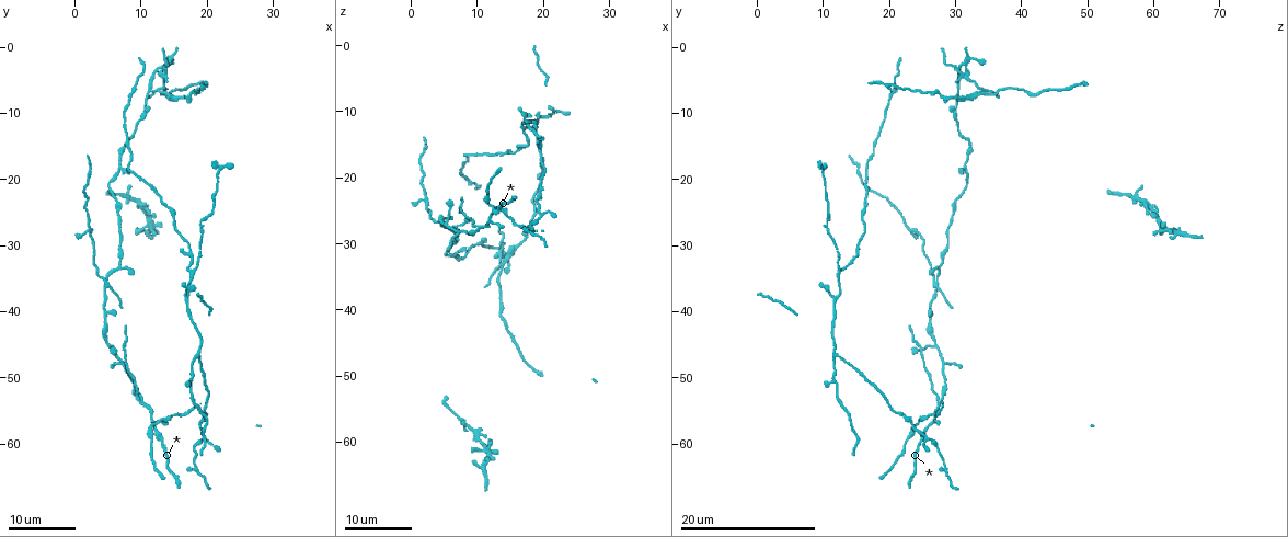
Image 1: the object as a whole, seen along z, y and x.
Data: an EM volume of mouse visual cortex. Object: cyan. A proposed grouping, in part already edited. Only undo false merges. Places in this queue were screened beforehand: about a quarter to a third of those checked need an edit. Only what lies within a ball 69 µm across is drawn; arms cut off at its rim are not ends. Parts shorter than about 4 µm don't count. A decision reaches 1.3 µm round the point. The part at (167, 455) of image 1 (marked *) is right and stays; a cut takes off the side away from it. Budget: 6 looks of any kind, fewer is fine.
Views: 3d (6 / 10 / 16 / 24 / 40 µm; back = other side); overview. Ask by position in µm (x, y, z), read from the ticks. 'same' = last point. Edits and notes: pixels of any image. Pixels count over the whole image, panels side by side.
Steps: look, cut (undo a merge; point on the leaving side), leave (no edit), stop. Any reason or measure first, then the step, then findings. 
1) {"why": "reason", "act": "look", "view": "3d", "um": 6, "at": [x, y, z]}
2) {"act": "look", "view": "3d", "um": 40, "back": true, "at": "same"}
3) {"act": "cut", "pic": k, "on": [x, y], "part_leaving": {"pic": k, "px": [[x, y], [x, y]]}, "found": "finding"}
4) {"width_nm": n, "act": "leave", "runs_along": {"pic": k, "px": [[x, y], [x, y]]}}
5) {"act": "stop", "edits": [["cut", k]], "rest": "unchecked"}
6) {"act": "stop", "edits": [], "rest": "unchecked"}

{"why": "arms part here", "act": "look", "view": "3d", "um": 16, "at": [12.0, 58.0, 25.0]}

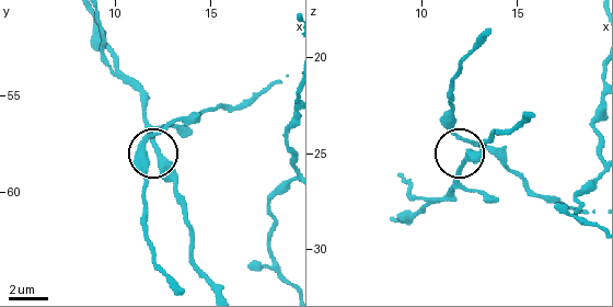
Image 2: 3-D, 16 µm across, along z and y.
{"act": "look", "view": "3d", "um": 6, "at": [12.3, 58.0, 25.3]}

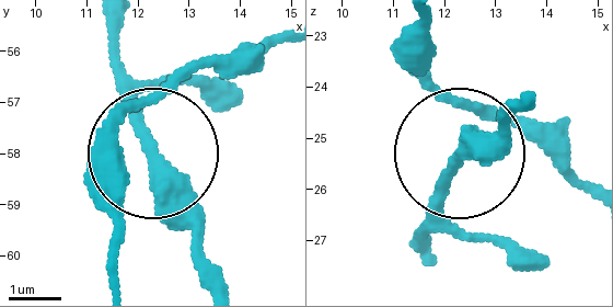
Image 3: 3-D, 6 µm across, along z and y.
{"width_nm": 230, "act": "leave", "found": "continuous, no second neuron"}

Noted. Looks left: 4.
{"why": "sudden change in width", "act": "look", "view": "3d", "um": 24, "at": [6.5, 18.5, 31.5]}

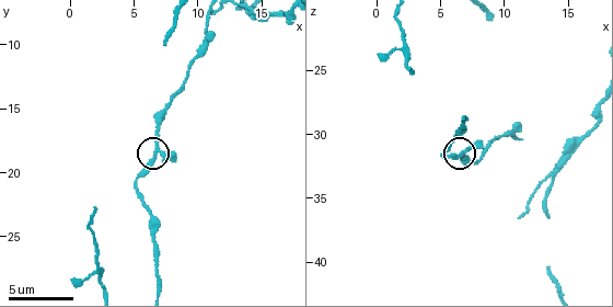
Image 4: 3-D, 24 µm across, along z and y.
{"why": "zoom in", "act": "look", "view": "3d", "um": 10, "at": [6.8, 18.2, 31.4]}

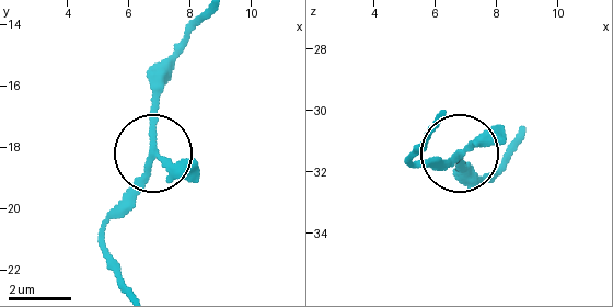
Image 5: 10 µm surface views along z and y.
{"act": "leave", "runs_along": {"pic": 5, "px": [[129, 286], [111, 262], [105, 223], [152, 145], [152, 77]]}, "found": "continuous, no second neuron"}

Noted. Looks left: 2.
{"act": "look", "view": "3d", "um": 24, "at": [13.5, 5.0, 32.0]}

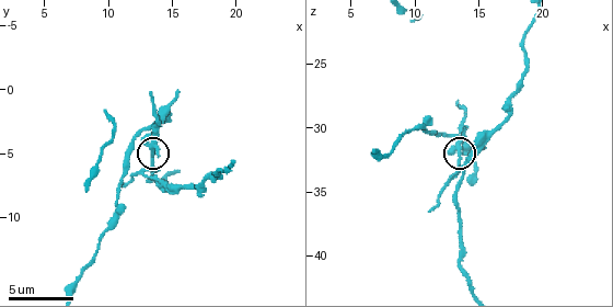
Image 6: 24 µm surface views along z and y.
{"act": "look", "view": "3d", "um": 6, "at": [13.4, 4.6, 31.6]}

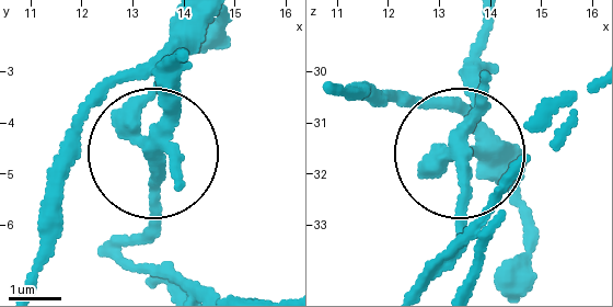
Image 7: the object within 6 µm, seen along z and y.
{"act": "cut", "pic": 7, "on": [158, 98], "found": "a second neuron is stuck on"}

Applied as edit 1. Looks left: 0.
{"act": "stop", "edits": [["cut", 7]], "rest": "unchecked"}

